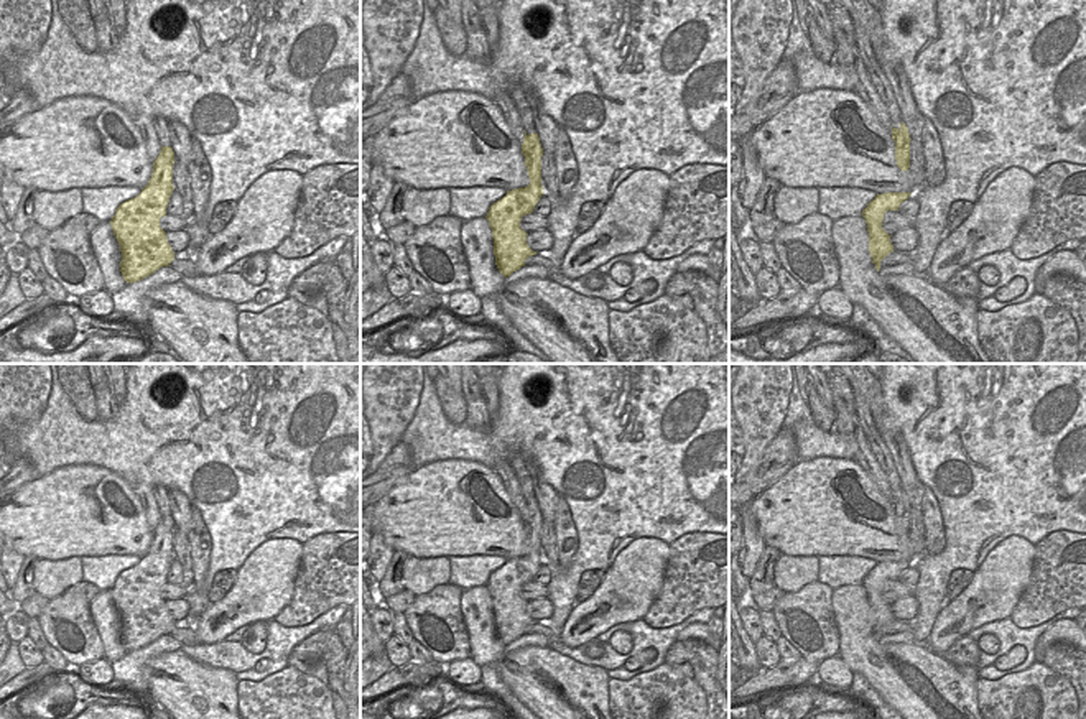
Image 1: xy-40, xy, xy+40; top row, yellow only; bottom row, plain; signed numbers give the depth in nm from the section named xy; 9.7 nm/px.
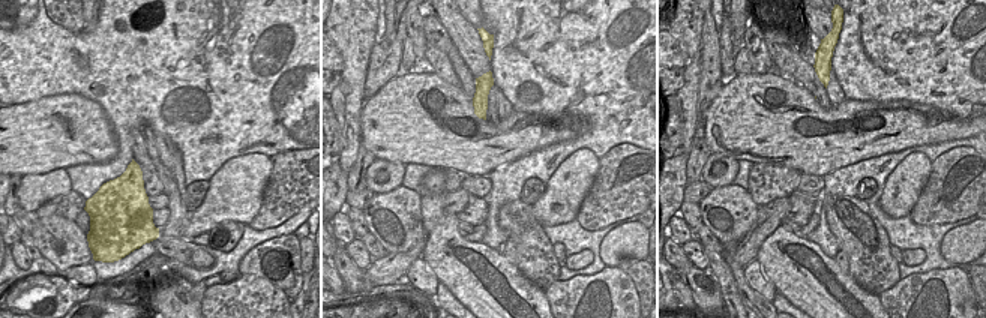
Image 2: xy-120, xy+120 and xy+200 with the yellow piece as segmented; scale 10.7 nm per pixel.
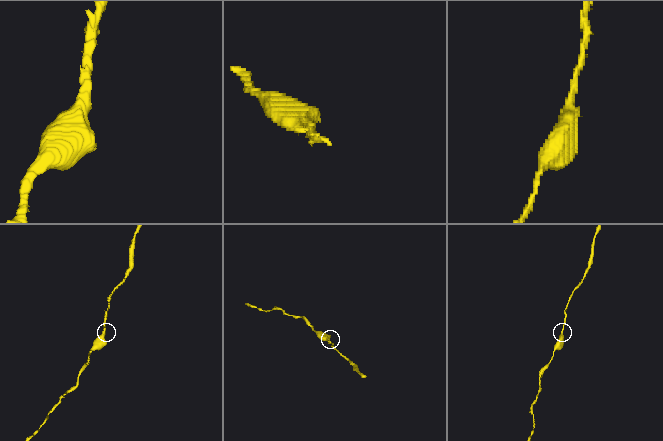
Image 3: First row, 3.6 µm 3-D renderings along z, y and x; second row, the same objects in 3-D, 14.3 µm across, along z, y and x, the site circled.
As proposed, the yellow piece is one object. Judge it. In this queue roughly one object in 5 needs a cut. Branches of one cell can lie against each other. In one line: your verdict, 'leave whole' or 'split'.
leave whole

